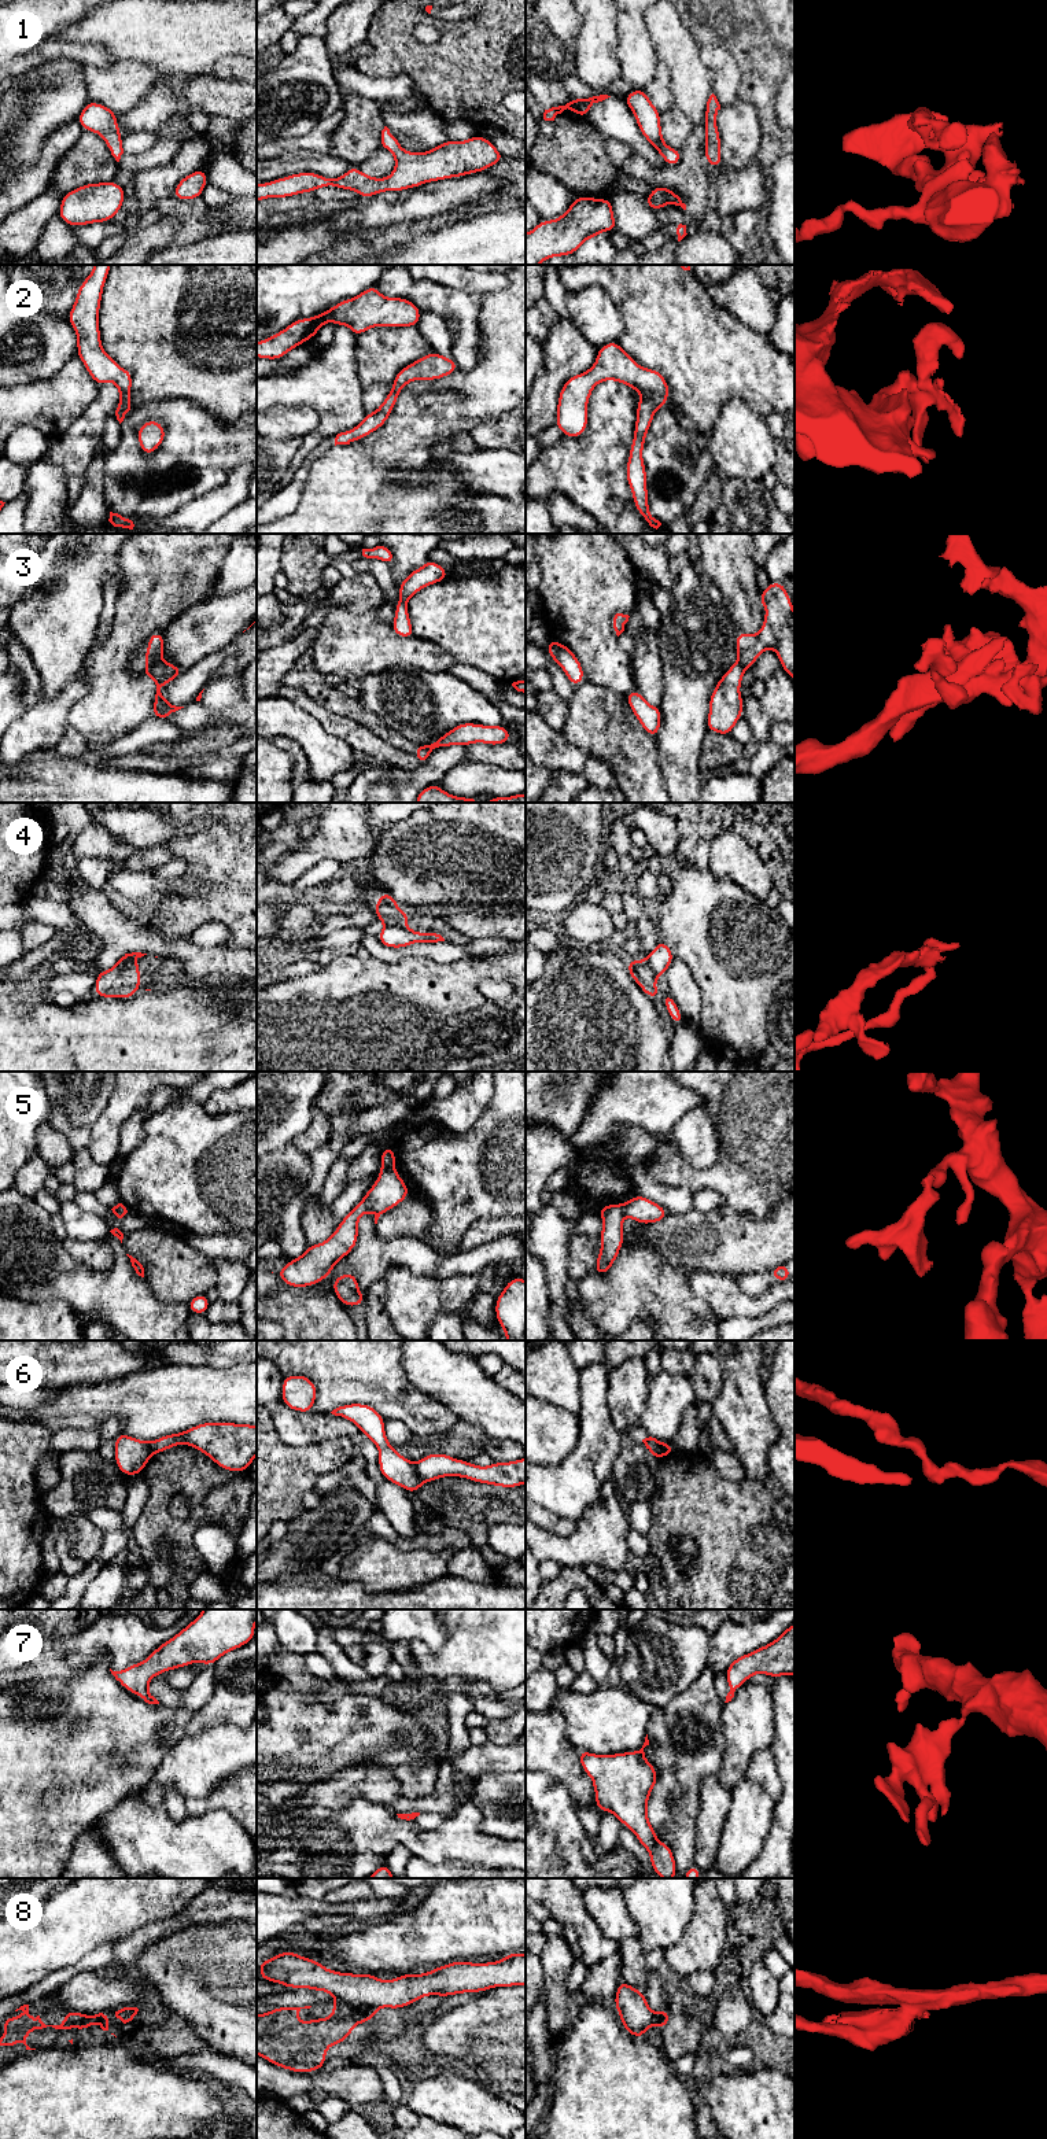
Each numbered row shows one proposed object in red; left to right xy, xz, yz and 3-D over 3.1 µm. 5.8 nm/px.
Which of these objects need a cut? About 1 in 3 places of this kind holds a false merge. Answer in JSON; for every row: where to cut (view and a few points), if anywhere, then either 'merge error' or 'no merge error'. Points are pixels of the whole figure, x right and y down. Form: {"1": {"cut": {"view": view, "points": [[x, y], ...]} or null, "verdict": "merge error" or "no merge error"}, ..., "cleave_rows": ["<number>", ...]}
{"1": {"cut": null, "verdict": "no merge error"}, "2": {"cut": null, "verdict": "no merge error"}, "3": {"cut": {"view": "xy", "points": [[161, 659], [148, 666]]}, "verdict": "merge error"}, "4": {"cut": {"view": "xz", "points": [[386, 925], [400, 925], [406, 929]]}, "verdict": "merge error"}, "5": {"cut": {"view": "xz", "points": [[382, 1168], [393, 1169]]}, "verdict": "merge error"}, "6": {"cut": {"view": "xz", "points": [[413, 1464], [423, 1482]]}, "verdict": "merge error"}, "7": {"cut": null, "verdict": "no merge error"}, "8": {"cut": {"view": "xz", "points": [[346, 2002], [354, 2006], [376, 2007]]}, "verdict": "merge error"}, "cleave_rows": ["3", "4", "5", "6", "8"]}

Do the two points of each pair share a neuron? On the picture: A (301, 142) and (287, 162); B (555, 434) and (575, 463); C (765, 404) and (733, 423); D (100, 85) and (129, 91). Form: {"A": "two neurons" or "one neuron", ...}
{"A": "two neurons", "B": "two neurons", "C": "two neurons", "D": "one neuron"}

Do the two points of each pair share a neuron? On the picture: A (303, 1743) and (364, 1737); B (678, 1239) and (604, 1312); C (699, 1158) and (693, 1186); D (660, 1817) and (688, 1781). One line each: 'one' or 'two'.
A: one
B: two
C: two
D: one

